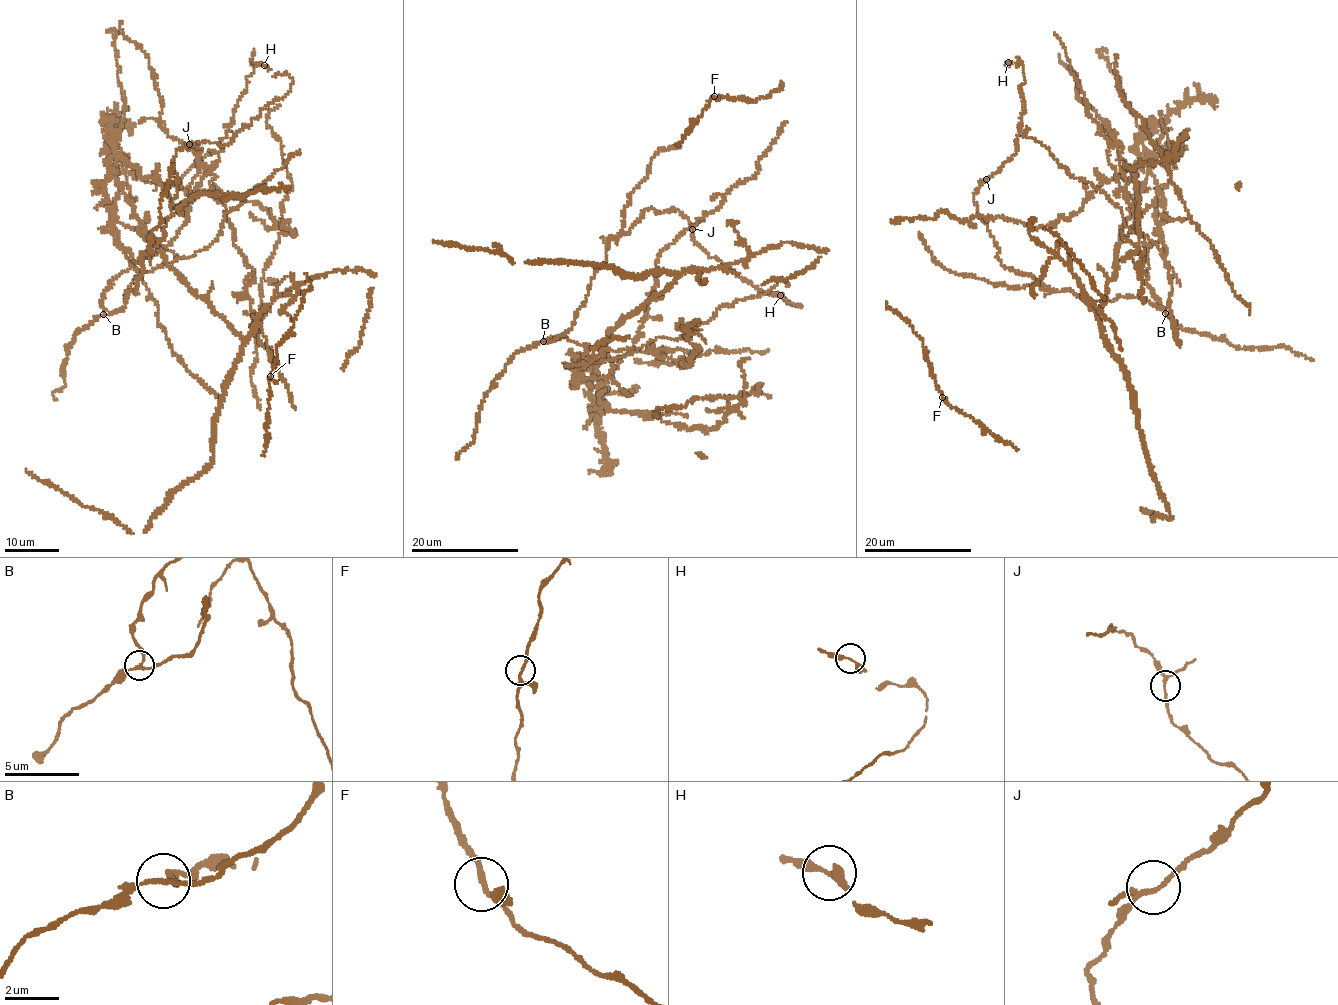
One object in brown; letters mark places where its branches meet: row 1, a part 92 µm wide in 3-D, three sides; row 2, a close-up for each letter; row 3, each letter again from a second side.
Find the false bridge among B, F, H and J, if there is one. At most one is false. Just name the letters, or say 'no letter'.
B

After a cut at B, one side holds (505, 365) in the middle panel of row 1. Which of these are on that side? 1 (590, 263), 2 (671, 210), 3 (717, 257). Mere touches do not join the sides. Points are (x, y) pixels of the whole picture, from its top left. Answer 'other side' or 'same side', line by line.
1: other side
2: same side
3: same side

